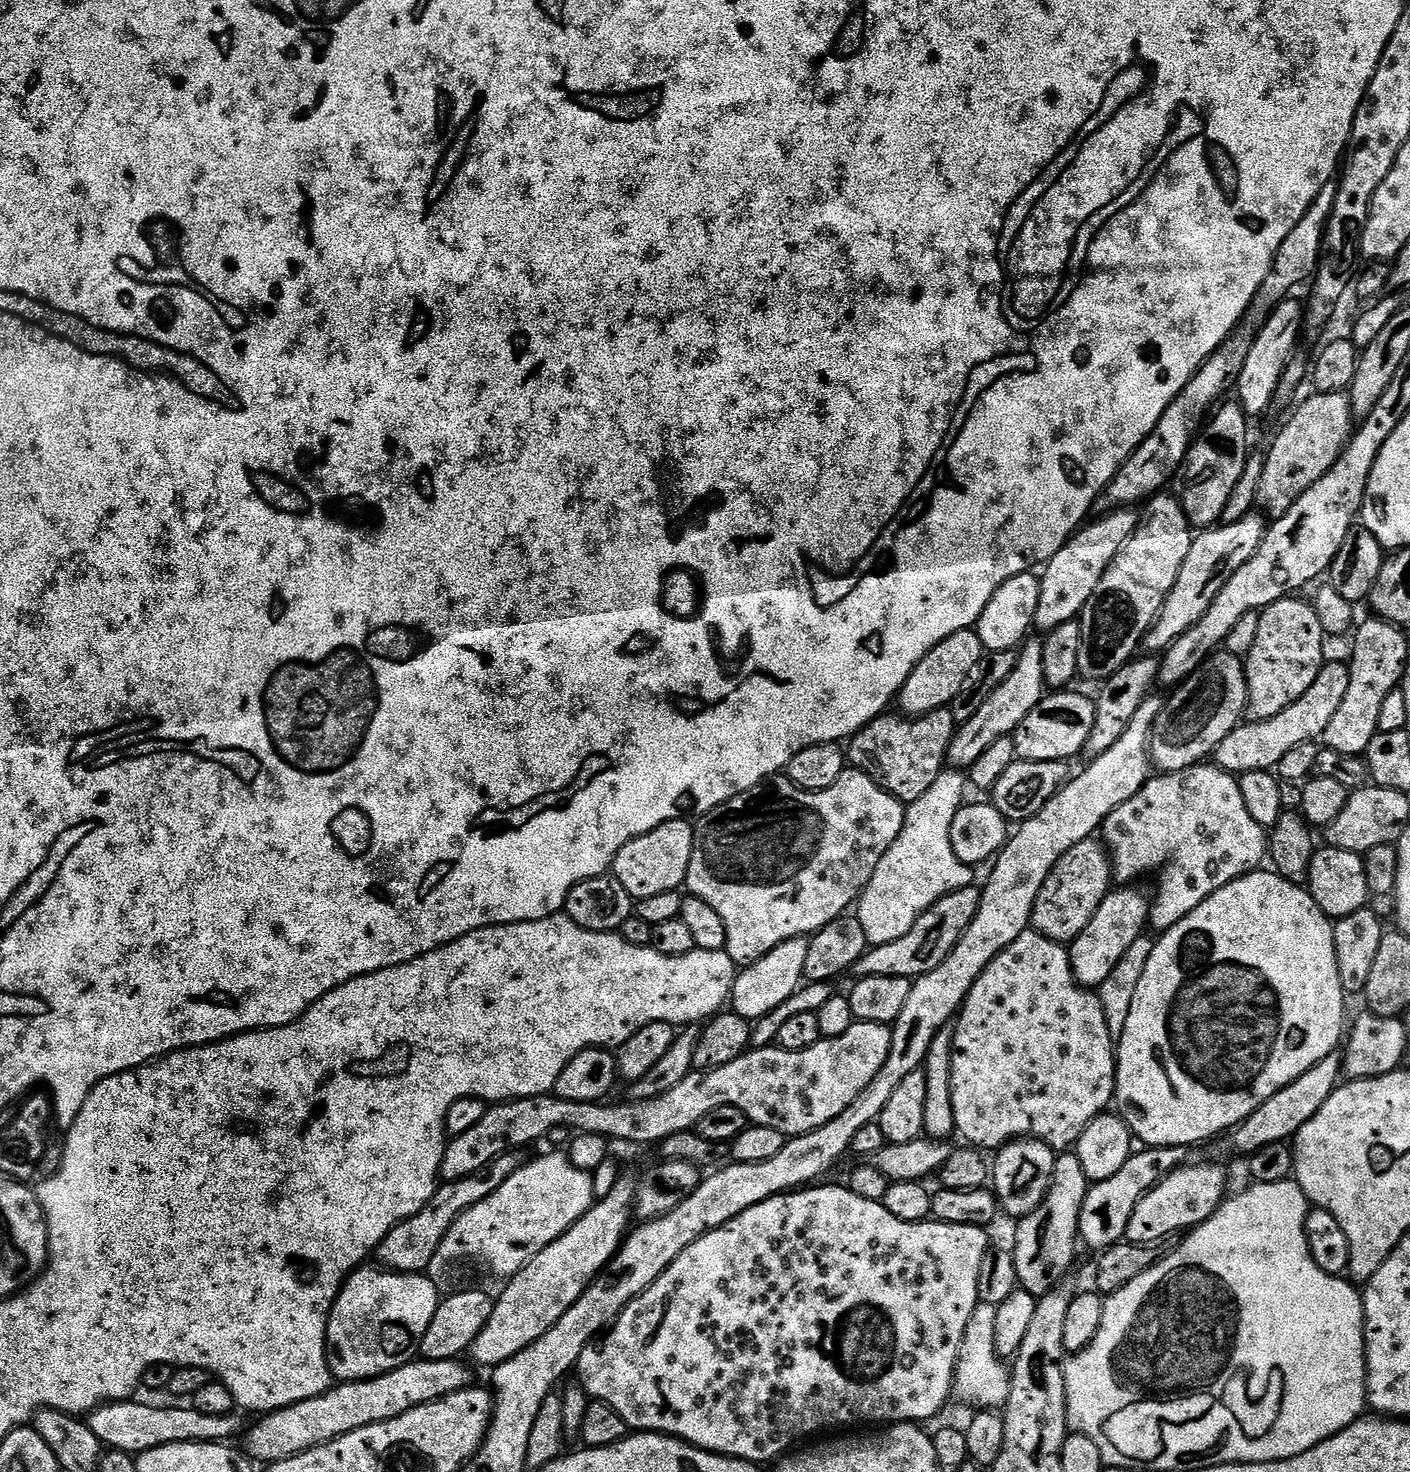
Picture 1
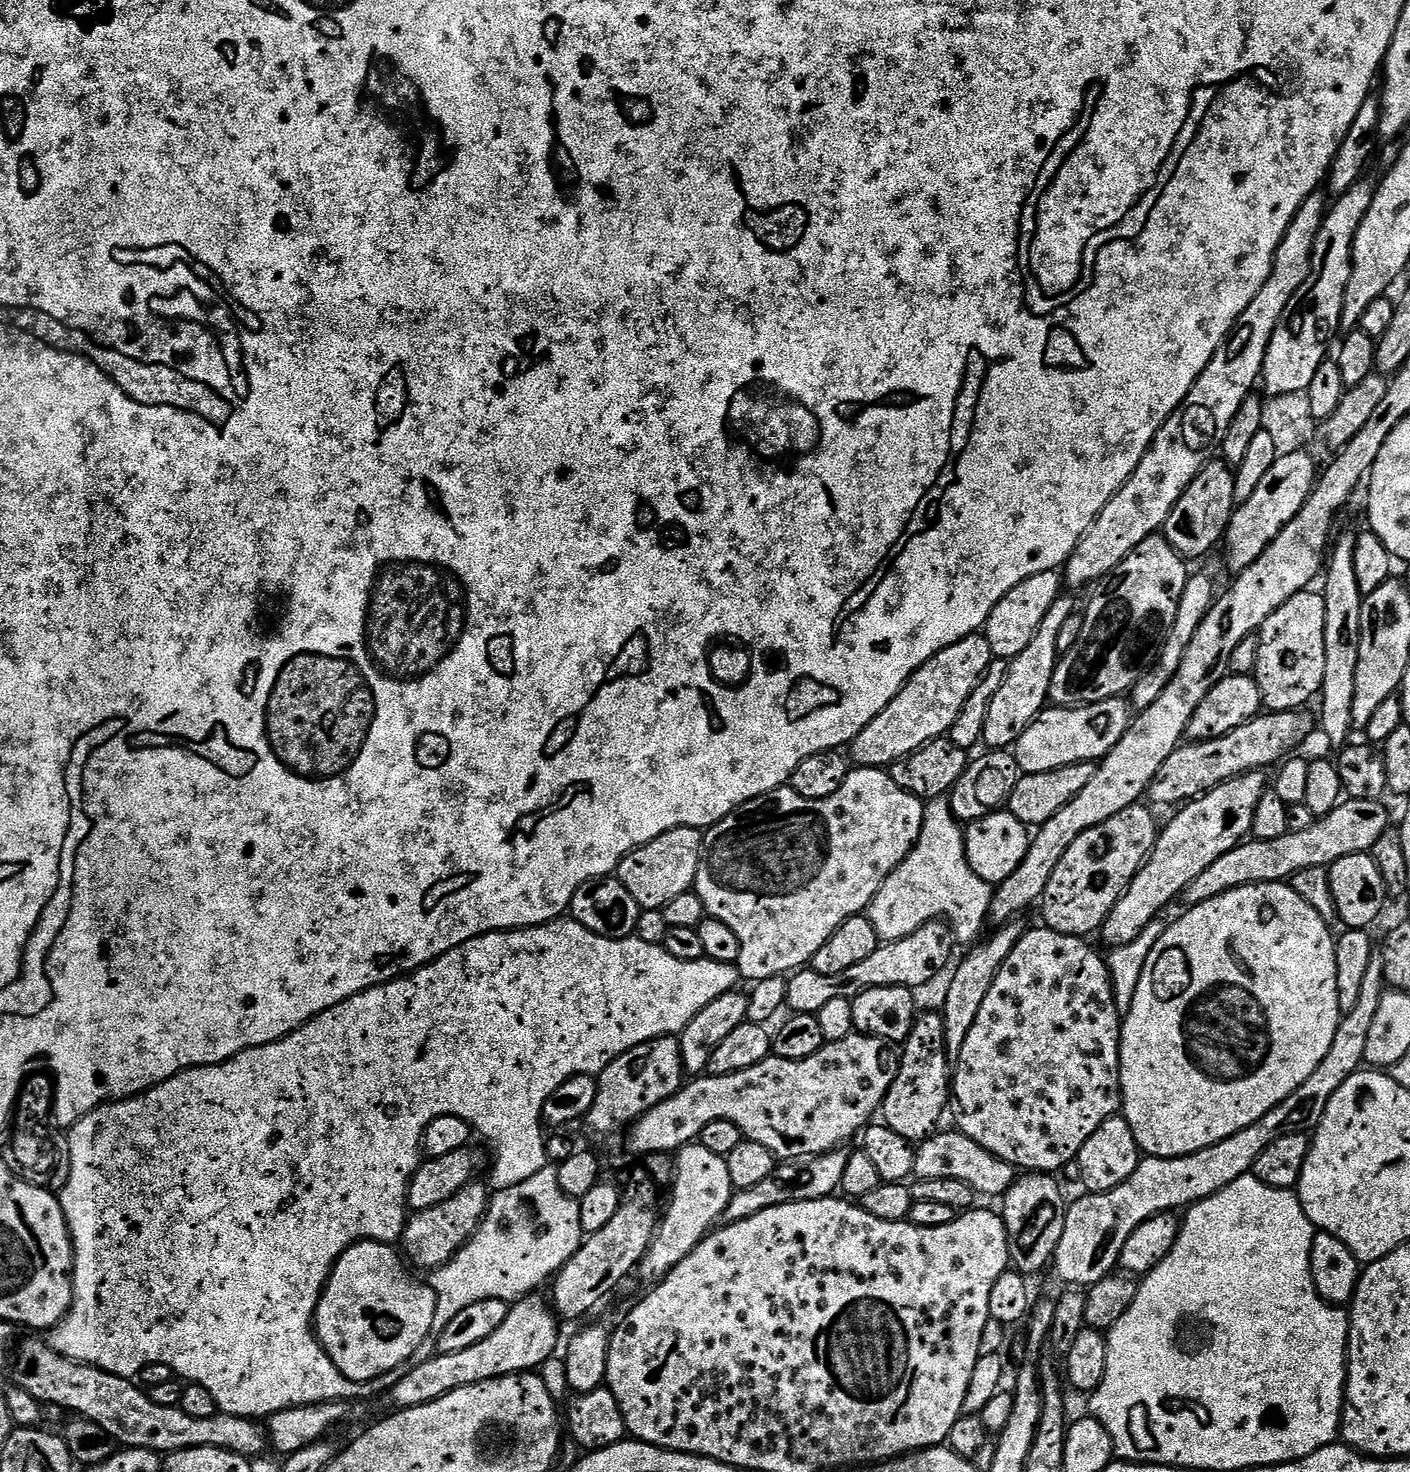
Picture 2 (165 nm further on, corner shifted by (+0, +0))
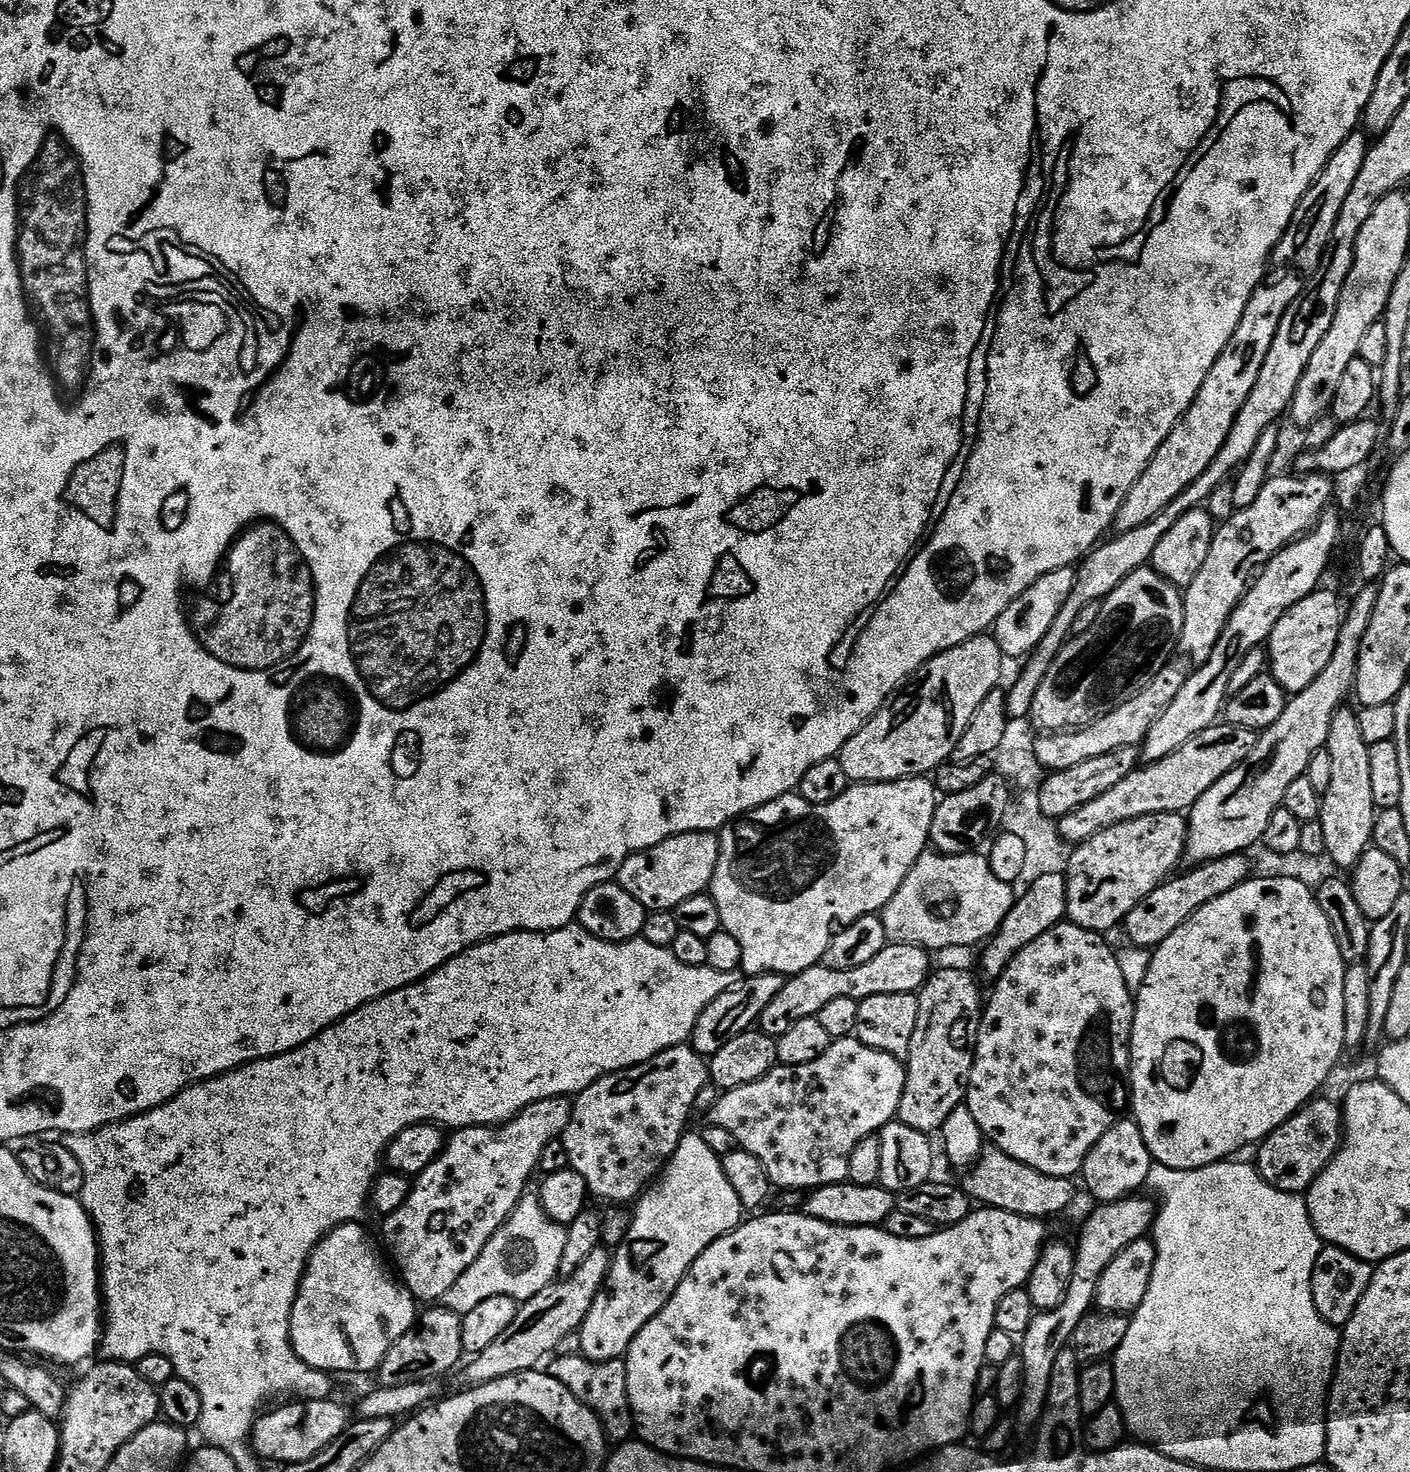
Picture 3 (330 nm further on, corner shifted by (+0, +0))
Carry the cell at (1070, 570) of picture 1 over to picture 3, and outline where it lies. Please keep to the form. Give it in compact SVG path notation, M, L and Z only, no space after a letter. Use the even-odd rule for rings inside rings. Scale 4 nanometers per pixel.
M1363 131L1350 133L1346 142L1334 150L1330 162L1326 162L1322 174L1312 183L1298 210L1294 210L1294 218L1272 251L1272 265L1254 290L1238 330L1234 330L1226 350L1222 350L1218 362L1214 362L1210 374L1206 374L1202 390L1198 390L1184 417L1176 423L1174 430L1170 430L1166 442L1158 446L1146 470L1130 494L1126 494L1126 502L1122 502L1116 515L1114 528L1117 533L1146 526L1146 522L1162 514L1162 510L1166 510L1166 506L1170 506L1170 502L1174 502L1174 498L1178 498L1194 478L1202 478L1206 466L1218 458L1218 450L1222 450L1226 434L1230 434L1230 426L1234 426L1234 418L1238 418L1238 410L1246 406L1246 398L1250 398L1250 390L1254 390L1254 382L1258 382L1258 374L1262 374L1262 362L1266 362L1266 354L1270 354L1270 346L1274 346L1274 334L1278 334L1278 326L1286 310L1290 310L1290 306L1304 293L1305 284L1312 279L1320 259L1324 257L1330 234L1334 234L1334 222L1338 222L1342 205L1362 171L1369 147L1369 137Z

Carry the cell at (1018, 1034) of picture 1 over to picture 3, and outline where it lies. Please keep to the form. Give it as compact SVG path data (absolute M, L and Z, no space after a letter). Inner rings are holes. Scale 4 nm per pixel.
M1071 922L1056 924L1042 938L1034 938L1030 946L1026 946L1006 966L1006 970L995 981L992 997L987 997L982 1008L980 1028L976 1032L976 1047L972 1057L972 1069L968 1075L968 1087L966 1089L966 1107L978 1122L981 1137L991 1147L1010 1154L1018 1162L1038 1170L1042 1174L1076 1178L1081 1175L1086 1158L1090 1150L1116 1125L1117 1119L1123 1117L1130 1108L1130 1065L1132 1063L1132 1027L1134 1026L1134 1014L1136 1002L1134 995L1127 989L1126 981L1122 976L1121 967L1118 964L1118 956L1107 944L1105 937L1098 932L1091 932L1082 926Z

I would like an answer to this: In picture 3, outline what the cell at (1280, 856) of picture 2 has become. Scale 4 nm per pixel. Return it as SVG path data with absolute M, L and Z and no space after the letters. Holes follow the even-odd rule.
M1237 854L1208 860L1187 870L1189 872L1181 871L1165 880L1163 884L1159 884L1153 892L1146 894L1146 898L1142 898L1142 902L1138 902L1138 906L1134 906L1134 910L1130 910L1130 914L1126 914L1122 931L1129 945L1156 949L1162 942L1166 942L1166 938L1170 938L1170 934L1174 934L1174 930L1178 930L1178 926L1182 926L1182 922L1186 922L1194 913L1202 910L1206 902L1214 902L1214 898L1230 894L1230 890L1249 879L1250 861L1247 855Z

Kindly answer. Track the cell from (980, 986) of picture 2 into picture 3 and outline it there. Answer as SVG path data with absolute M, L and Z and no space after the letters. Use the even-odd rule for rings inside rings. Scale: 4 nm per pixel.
M1065 874L1043 875L1022 898L1016 899L1016 904L1006 914L1000 928L983 945L984 953L980 956L981 973L979 972L979 975L981 977L984 975L989 982L999 980L1000 975L1006 970L1006 966L1010 966L1012 959L1022 949L1030 946L1030 942L1034 942L1034 938L1042 938L1042 934L1046 934L1046 930L1061 923L1068 914L1067 889L1068 882Z

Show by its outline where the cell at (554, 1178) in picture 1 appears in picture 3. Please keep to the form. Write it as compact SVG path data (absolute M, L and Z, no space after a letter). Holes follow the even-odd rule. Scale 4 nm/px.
M525 1194L516 1203L516 1209L508 1221L497 1230L494 1238L490 1238L490 1242L486 1242L474 1266L470 1266L470 1270L466 1270L466 1274L462 1274L462 1278L450 1286L447 1308L463 1314L486 1302L486 1298L505 1296L517 1302L534 1298L534 1294L560 1276L562 1250L566 1250L567 1241L567 1227L548 1217L539 1195Z

